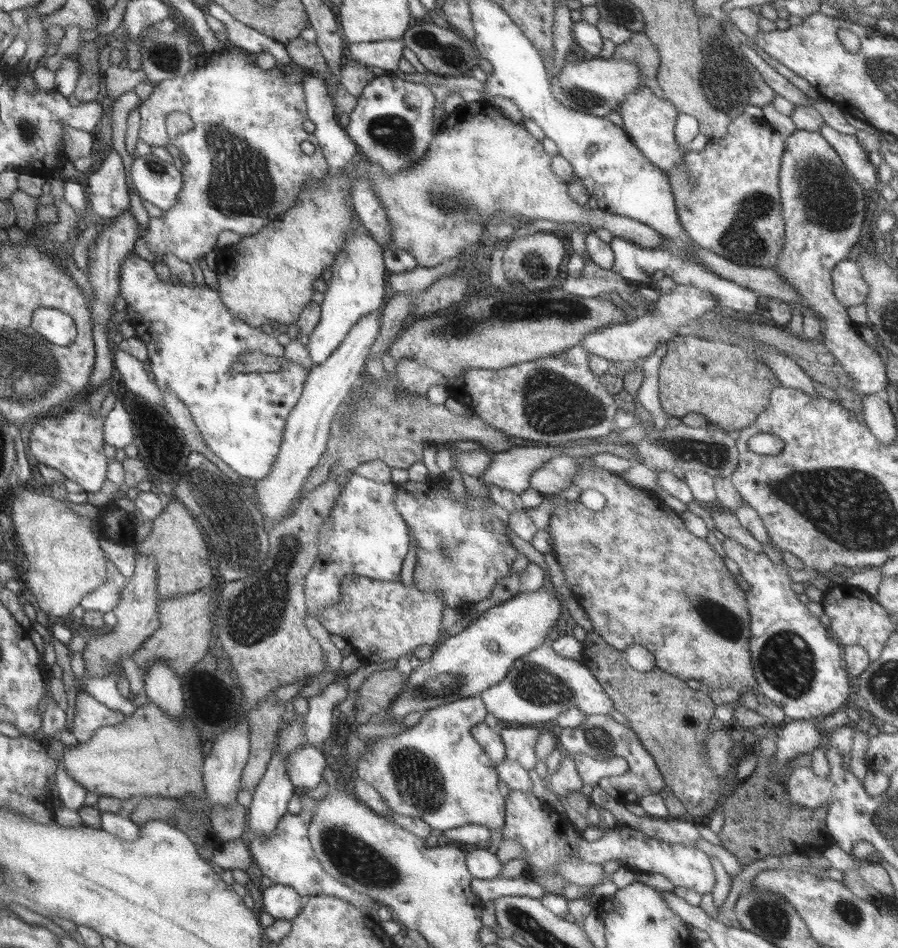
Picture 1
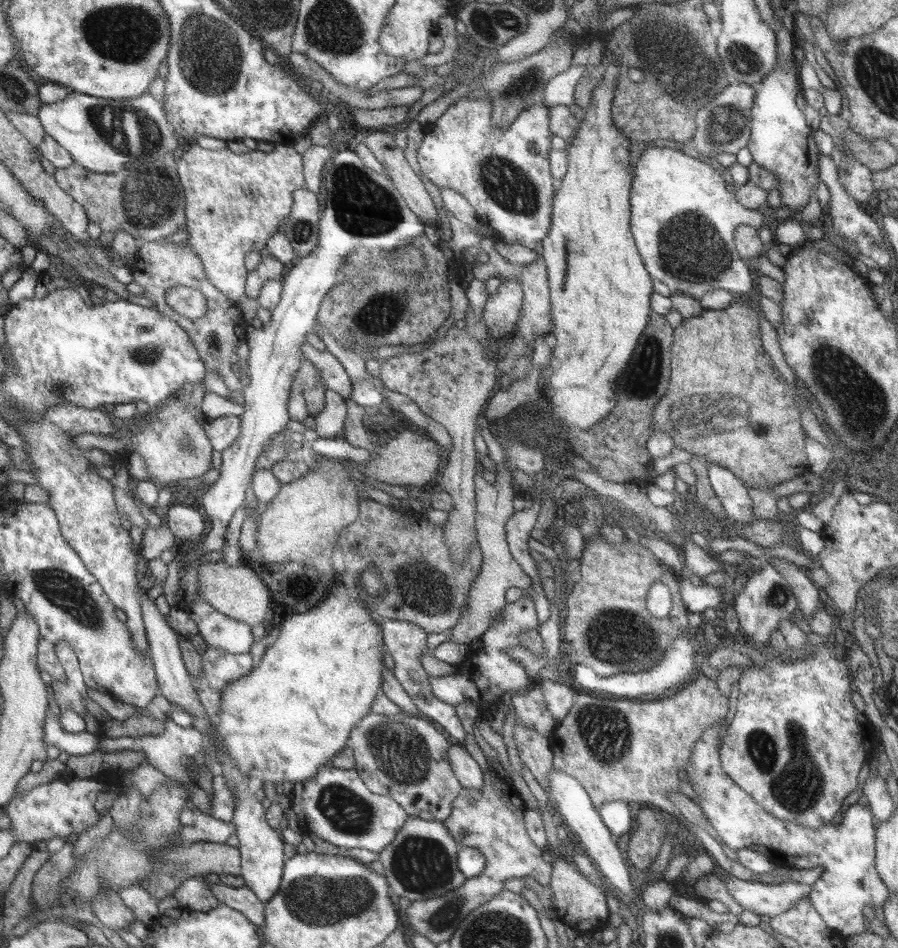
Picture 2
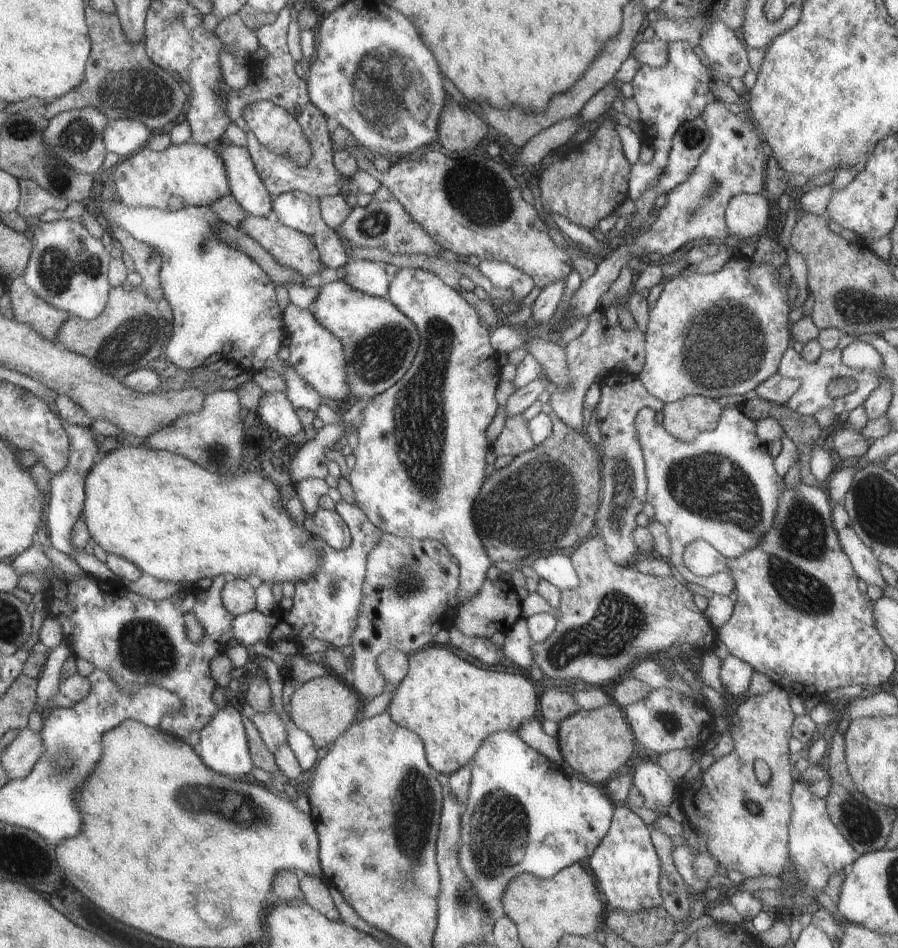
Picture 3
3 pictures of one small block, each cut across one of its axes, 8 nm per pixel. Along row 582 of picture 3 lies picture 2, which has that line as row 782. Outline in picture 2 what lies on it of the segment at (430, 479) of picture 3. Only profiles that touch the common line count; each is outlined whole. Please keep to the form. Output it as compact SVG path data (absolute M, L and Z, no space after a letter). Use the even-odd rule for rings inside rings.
M462 744L451 746L448 750L451 766L456 778L463 783L466 790L482 790L486 784L486 775L478 762L468 753Z

